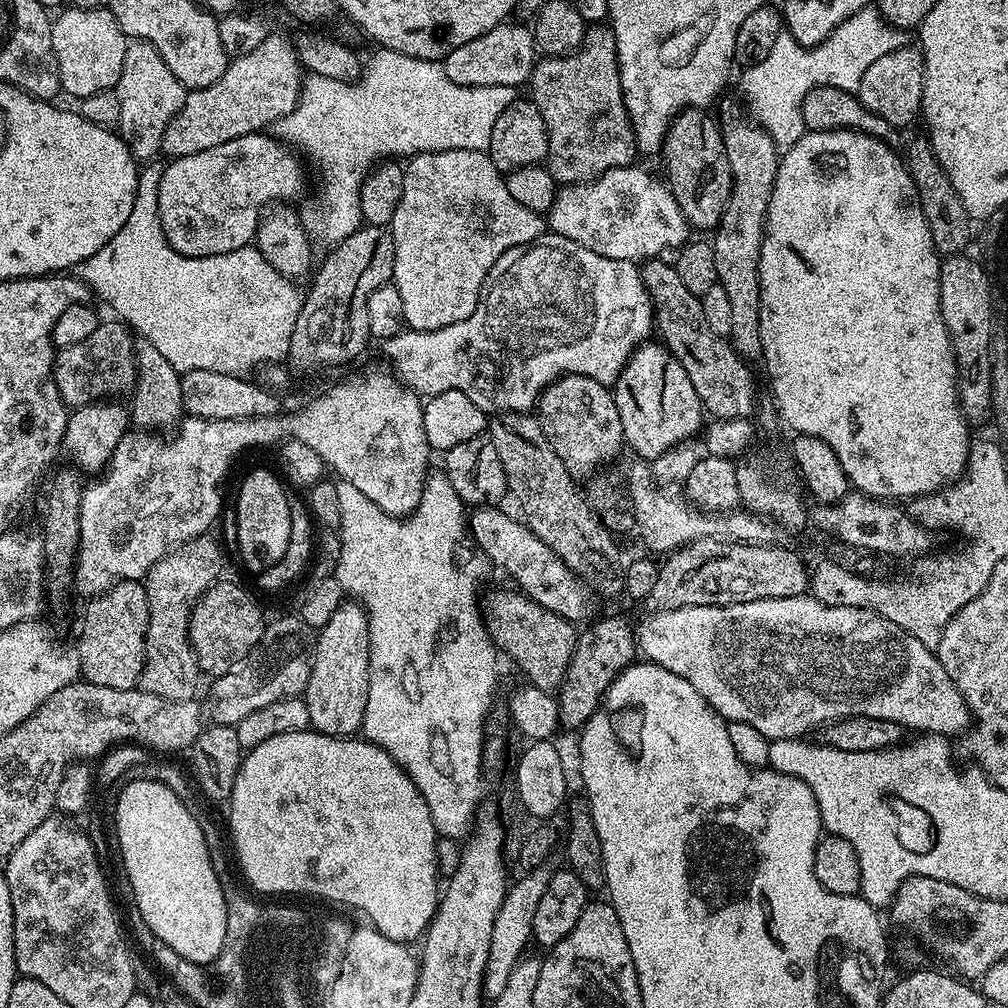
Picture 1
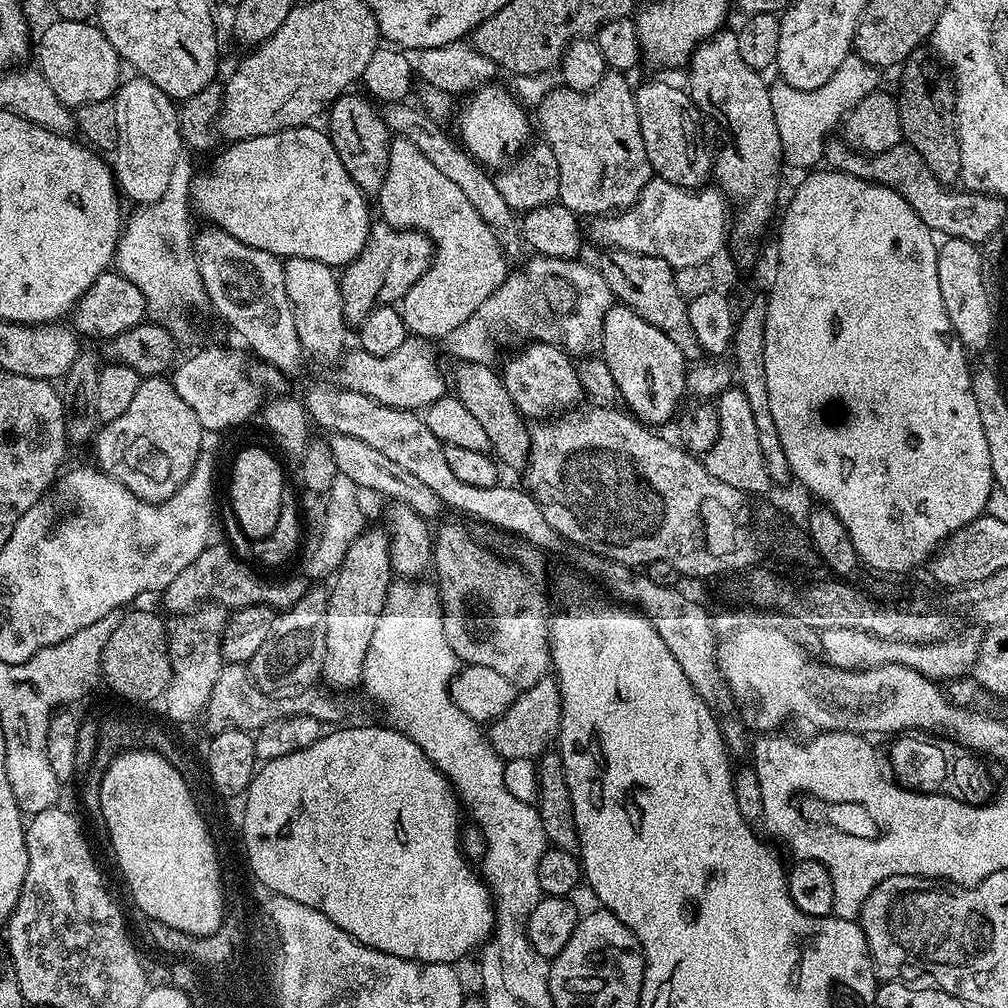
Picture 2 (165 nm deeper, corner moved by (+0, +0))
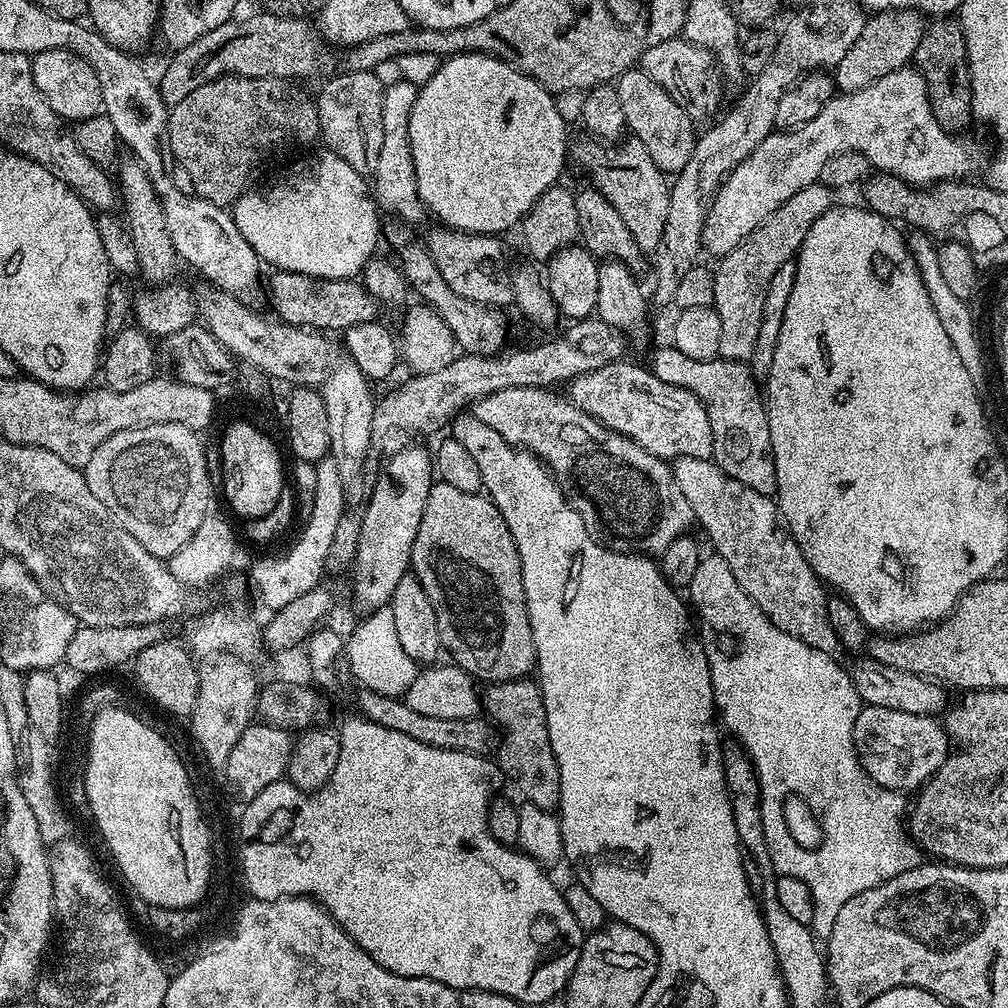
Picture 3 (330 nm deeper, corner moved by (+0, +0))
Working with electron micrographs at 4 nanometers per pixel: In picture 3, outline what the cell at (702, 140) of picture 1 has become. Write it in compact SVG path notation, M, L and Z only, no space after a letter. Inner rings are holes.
M639 66L623 72L614 87L618 102L622 102L627 131L640 140L642 146L646 146L646 154L654 158L656 165L665 174L683 170L686 162L690 162L690 154L694 154L698 135L697 125L686 114L686 110L682 110L682 106L678 106L678 102L670 98L670 94L666 94L666 90L662 90L662 86L658 86L658 82L654 82L654 78L650 78L650 74L643 72Z

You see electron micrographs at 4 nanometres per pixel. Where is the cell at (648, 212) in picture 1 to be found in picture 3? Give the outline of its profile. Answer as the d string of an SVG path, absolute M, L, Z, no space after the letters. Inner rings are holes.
M915 66L894 70L857 92L833 95L818 118L796 128L773 131L720 183L706 214L700 238L703 251L723 258L798 190L817 183L826 162L843 152L862 154L877 173L897 176L908 184L967 181L986 164L983 146L968 135L947 132L934 118L924 76Z

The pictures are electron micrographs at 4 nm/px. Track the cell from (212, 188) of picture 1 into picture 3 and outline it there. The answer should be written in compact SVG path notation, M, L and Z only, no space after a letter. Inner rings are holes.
M327 150L321 151L321 153L321 156L305 172L300 172L293 178L292 184L276 184L273 188L262 189L261 192L245 190L241 196L237 196L236 203L231 205L230 208L232 220L238 226L242 238L246 238L246 242L250 242L250 246L258 253L265 265L273 264L271 267L281 272L297 272L298 274L317 276L327 280L351 280L359 277L369 260L377 255L376 243L381 243L382 240L382 216L378 211L378 205L369 181L360 176L358 170L353 170L349 164L342 162L342 158L338 158L338 154Z

